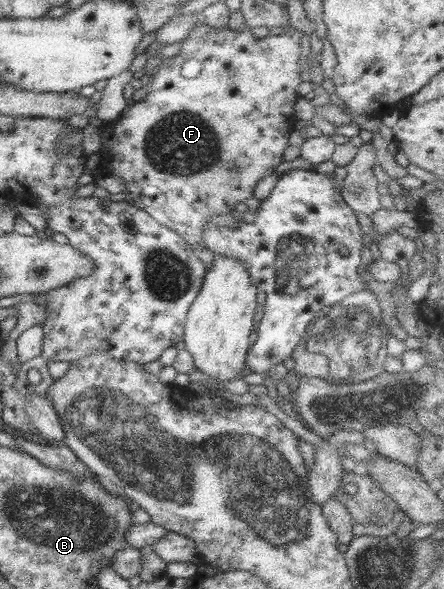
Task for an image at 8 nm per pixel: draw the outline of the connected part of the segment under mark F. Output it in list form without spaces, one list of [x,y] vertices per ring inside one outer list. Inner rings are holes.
[[[199,23],[193,32],[188,34],[186,40],[178,44],[178,52],[175,56],[165,59],[157,67],[157,73],[151,76],[151,80],[147,84],[147,90],[143,99],[139,99],[120,114],[119,120],[113,122],[104,122],[100,127],[100,149],[98,150],[99,175],[117,176],[123,186],[125,186],[125,200],[135,206],[139,210],[146,212],[159,224],[167,226],[183,238],[183,240],[193,249],[203,249],[203,227],[207,223],[207,217],[213,215],[231,214],[235,210],[238,202],[244,202],[247,198],[252,197],[253,186],[259,182],[261,178],[269,176],[273,173],[275,167],[282,162],[281,154],[288,146],[288,136],[294,130],[294,123],[297,118],[293,111],[293,104],[298,99],[297,86],[305,78],[305,70],[302,63],[299,62],[299,55],[302,51],[300,48],[300,37],[304,32],[294,27],[286,28],[285,32],[278,36],[266,36],[262,38],[254,38],[248,28],[238,32],[229,28],[209,28],[205,23]],[[189,59],[195,59],[201,63],[201,71],[197,76],[185,78],[180,74],[181,64]]]

